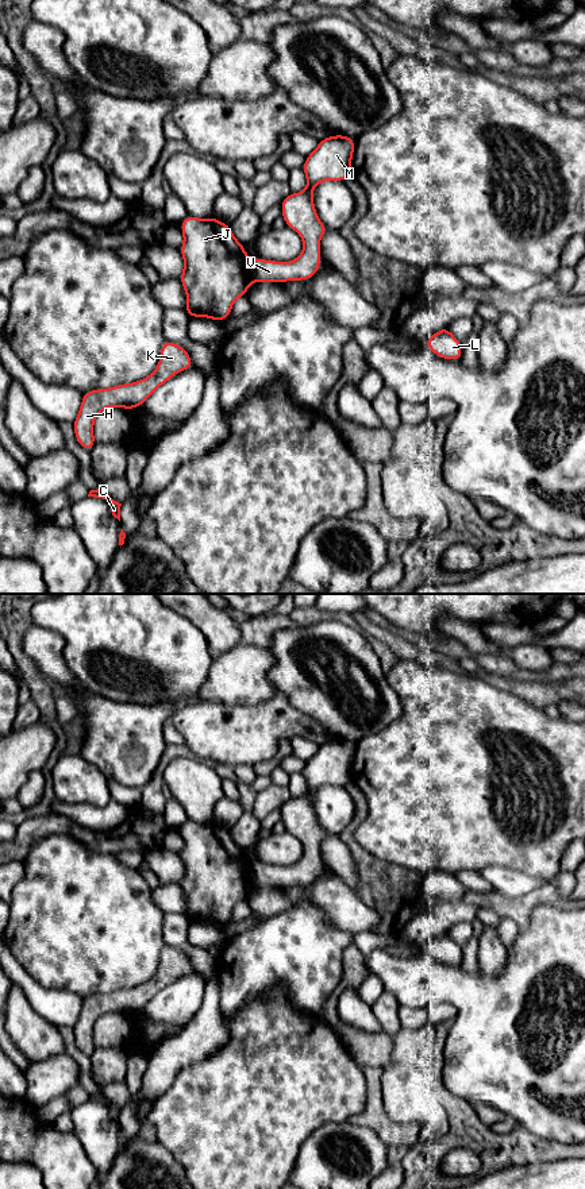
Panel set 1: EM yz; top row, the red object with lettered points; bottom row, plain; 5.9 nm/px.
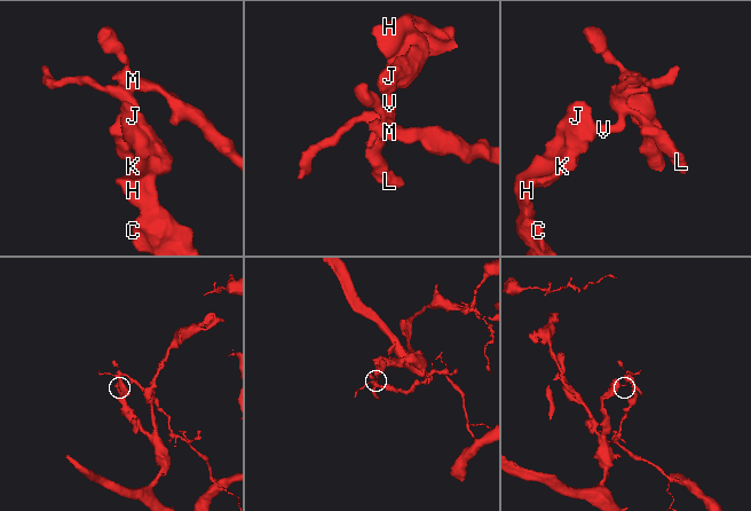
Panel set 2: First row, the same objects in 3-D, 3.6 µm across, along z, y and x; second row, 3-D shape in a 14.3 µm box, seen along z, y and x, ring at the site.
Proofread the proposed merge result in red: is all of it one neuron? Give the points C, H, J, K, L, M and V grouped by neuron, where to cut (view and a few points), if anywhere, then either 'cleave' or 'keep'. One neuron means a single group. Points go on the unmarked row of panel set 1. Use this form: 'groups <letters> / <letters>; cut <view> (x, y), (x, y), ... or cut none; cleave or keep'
groups C H J K / L M V; cut yz (249, 864), (249, 883), (251, 886); cleave

